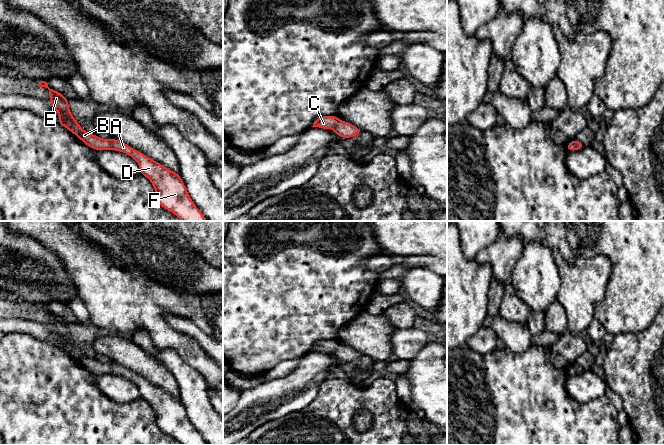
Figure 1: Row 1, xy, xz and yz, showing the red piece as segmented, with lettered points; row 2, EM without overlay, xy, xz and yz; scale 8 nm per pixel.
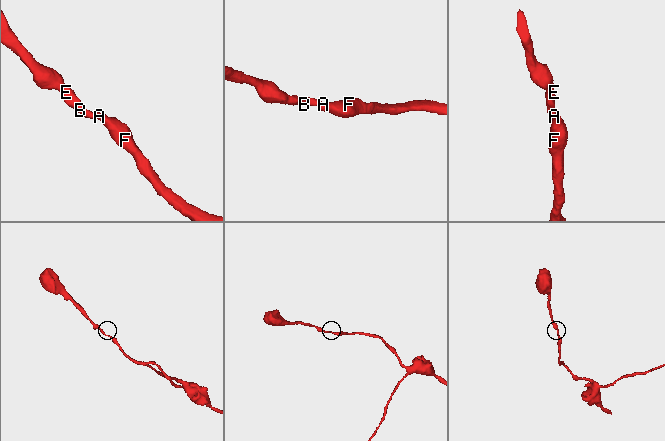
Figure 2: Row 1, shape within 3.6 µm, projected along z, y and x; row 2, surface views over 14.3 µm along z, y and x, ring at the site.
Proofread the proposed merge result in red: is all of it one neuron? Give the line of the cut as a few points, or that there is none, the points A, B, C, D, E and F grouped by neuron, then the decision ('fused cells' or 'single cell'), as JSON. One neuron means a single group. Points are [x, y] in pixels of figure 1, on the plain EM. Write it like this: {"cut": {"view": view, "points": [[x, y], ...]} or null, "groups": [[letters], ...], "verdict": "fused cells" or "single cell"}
{"cut": null, "groups": [["A", "B", "C", "D", "E", "F"]], "verdict": "single cell"}

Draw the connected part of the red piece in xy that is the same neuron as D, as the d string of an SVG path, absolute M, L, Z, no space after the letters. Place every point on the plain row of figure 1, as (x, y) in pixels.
M41 305L37 310L49 314L49 325L59 339L58 347L76 359L87 370L94 374L114 374L131 380L138 386L140 398L147 401L155 413L158 427L172 436L181 445L207 445L191 424L186 410L178 397L167 393L157 385L133 373L117 363L103 363L82 353L69 334L69 324L62 317L50 312L48 307Z

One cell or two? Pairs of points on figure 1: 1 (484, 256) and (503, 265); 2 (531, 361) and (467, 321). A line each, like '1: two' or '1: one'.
1: one
2: two

